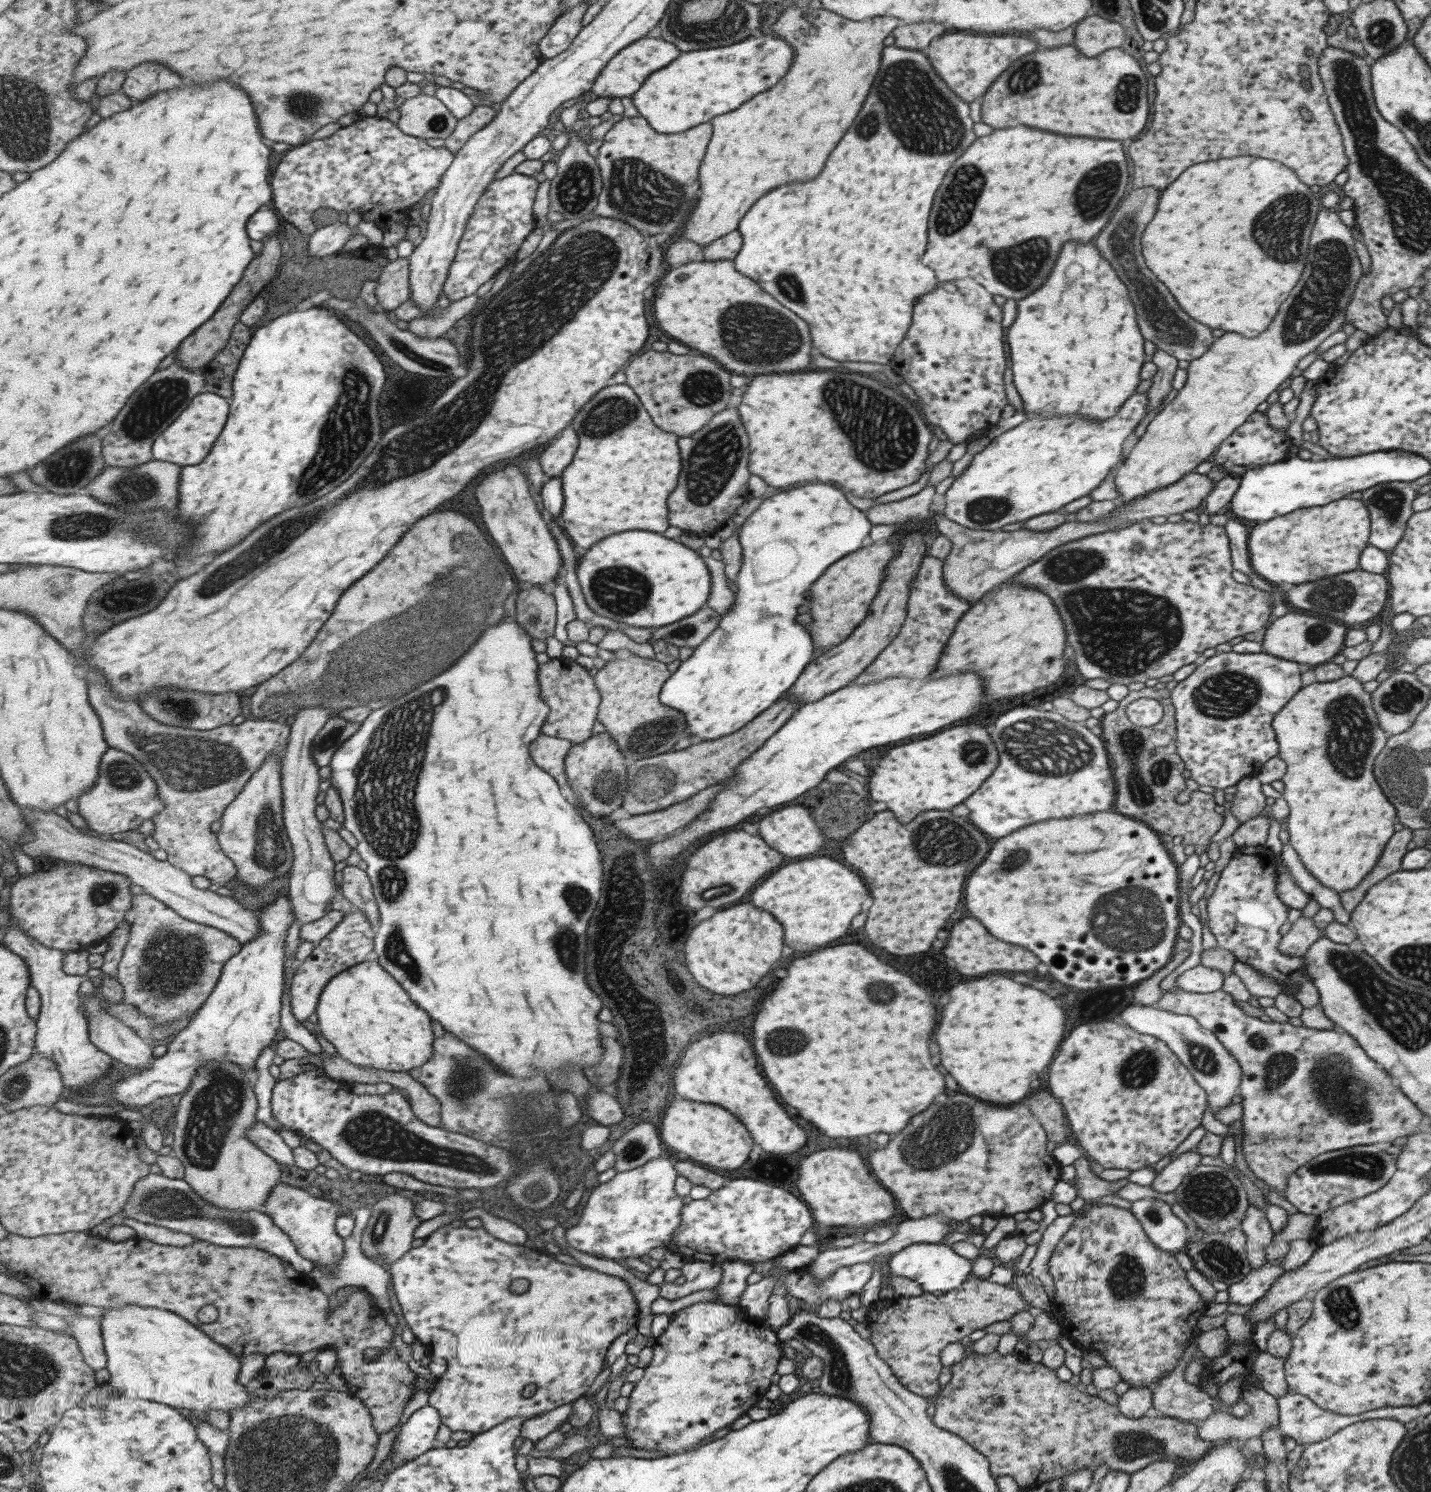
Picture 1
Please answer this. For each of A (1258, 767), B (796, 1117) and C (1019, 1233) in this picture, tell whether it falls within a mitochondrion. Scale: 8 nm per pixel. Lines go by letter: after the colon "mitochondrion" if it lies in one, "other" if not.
A: other
B: other
C: other

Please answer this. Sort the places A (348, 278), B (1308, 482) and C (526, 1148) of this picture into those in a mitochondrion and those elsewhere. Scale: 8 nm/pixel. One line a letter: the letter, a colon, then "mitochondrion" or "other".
A: mitochondrion
B: other
C: other

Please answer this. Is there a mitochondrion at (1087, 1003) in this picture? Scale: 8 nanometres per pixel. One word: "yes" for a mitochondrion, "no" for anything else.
no

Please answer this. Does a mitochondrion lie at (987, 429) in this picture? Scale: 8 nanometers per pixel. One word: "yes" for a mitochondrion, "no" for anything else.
no

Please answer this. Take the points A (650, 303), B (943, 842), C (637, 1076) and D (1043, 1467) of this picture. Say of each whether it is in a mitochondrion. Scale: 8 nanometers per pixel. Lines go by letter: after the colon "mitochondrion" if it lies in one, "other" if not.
A: other
B: mitochondrion
C: other
D: other

